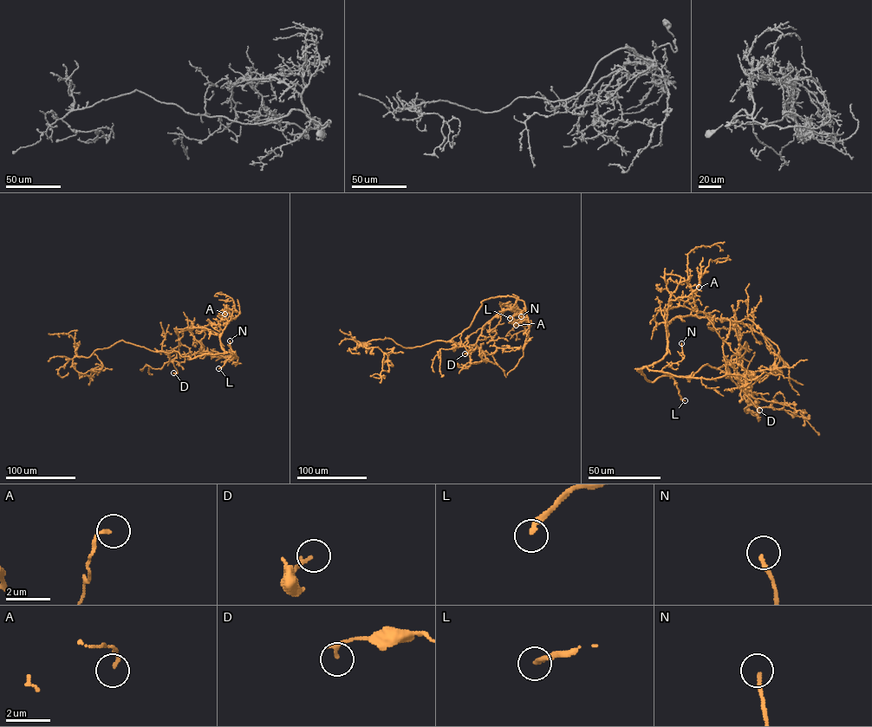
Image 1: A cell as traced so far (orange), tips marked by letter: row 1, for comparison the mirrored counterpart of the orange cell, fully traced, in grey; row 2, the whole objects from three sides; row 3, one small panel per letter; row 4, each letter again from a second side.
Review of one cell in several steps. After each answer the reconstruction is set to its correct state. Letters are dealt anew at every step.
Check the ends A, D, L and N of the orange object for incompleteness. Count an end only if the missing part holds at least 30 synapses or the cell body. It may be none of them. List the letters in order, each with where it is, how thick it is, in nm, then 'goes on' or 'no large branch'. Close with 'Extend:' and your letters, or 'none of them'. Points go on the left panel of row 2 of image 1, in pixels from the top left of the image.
A: place (224, 314); calibre 150 nm; no large branch
D: place (173, 373); calibre 180 nm; no large branch
L: place (218, 368); calibre 190 nm; goes on
N: place (230, 340); calibre 170 nm; no large branch
Extend: L

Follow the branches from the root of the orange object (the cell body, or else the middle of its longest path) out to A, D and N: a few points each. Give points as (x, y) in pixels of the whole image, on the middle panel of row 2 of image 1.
A: (471, 323), (482, 301), (509, 295), (516, 299), (511, 309), (519, 310), (513, 317), (516, 325)
D: (471, 323), (460, 337), (460, 346), (464, 346), (468, 353), (465, 353)
N: (471, 323), (481, 302), (497, 296), (512, 296), (523, 301), (525, 308), (521, 316)

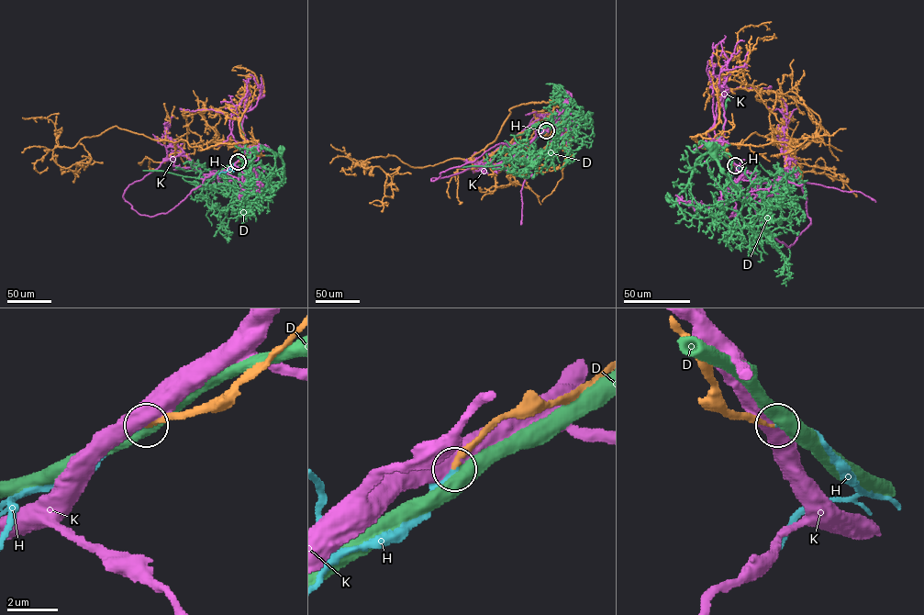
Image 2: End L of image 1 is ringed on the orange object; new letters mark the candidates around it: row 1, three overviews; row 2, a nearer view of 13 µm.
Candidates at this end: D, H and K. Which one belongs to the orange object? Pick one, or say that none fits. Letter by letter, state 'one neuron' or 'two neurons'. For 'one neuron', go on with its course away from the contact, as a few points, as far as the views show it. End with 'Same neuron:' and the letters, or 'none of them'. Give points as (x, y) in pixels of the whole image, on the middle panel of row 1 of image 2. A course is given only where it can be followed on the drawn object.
D: two neurons
H: one neuron; course (546, 130), (541, 133), (539, 127), (534, 127), (527, 132)
K: two neurons
Same neuron: H

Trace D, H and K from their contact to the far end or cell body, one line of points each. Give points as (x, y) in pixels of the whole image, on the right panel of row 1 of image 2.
D: (735, 165), (705, 144), (709, 147), (707, 164), (712, 178), (738, 199), (737, 191), (722, 172), (711, 145)
H: (735, 165), (740, 169), (729, 177), (729, 181), (738, 184)
K: (734, 165), (744, 175), (758, 183), (776, 184), (778, 175), (786, 168), (785, 156), (806, 195), (808, 217)

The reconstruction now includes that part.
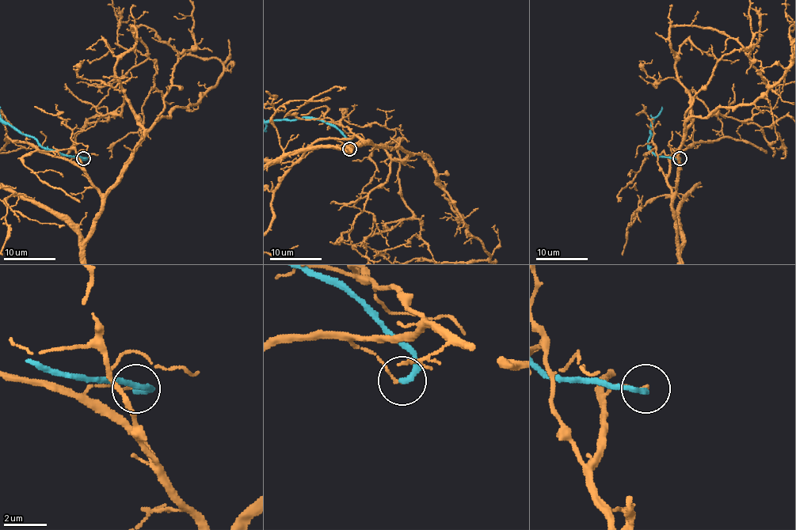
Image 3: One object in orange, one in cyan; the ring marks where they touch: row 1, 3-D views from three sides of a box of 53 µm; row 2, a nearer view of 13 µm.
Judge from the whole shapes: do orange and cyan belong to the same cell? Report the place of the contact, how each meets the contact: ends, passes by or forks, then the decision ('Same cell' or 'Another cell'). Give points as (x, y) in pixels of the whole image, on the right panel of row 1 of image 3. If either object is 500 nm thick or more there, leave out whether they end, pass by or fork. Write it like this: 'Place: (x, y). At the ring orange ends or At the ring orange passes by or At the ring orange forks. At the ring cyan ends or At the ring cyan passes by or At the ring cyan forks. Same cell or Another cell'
Place: (679, 158). At the ring orange ends. At the ring cyan ends. Another cell

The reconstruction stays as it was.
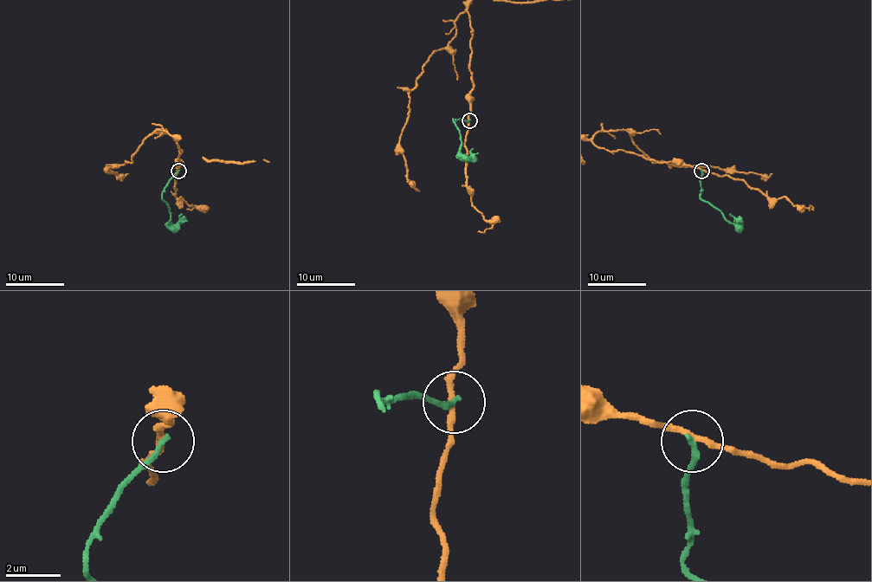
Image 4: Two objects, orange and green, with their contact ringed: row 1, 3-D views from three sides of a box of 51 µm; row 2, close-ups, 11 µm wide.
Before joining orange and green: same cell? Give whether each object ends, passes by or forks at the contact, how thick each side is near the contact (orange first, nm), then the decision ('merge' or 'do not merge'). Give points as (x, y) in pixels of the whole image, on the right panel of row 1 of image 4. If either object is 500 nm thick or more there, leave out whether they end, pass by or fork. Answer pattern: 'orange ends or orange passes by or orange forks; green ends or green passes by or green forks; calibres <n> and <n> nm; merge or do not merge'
orange passes by; green ends; calibres 200 and 200 nm; do not merge

